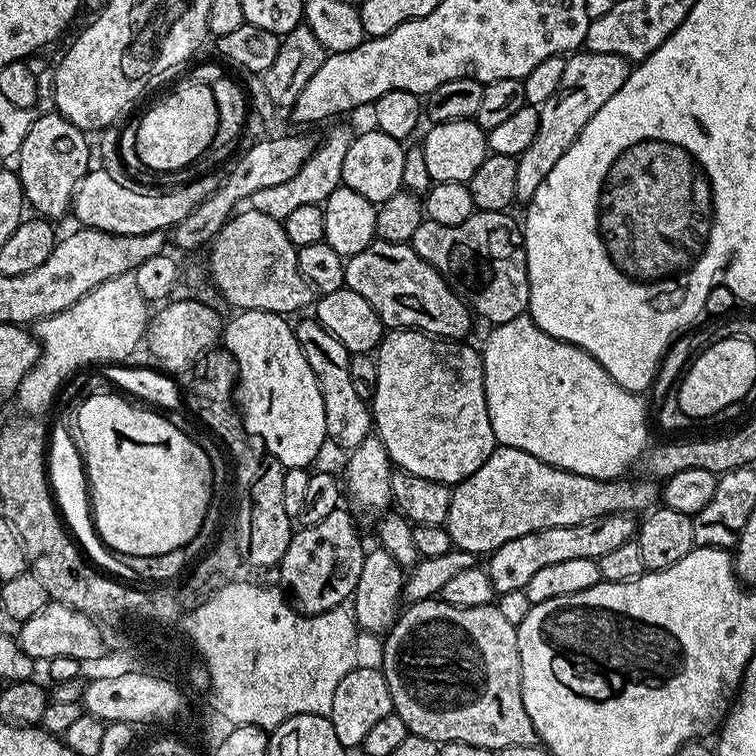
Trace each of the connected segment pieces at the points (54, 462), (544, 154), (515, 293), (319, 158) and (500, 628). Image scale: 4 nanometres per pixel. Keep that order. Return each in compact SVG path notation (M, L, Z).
M60 424L56 425L53 430L51 428L48 441L49 484L65 527L68 528L81 551L88 556L93 565L117 579L126 582L133 581L136 578L134 571L120 563L117 555L105 547L96 532L96 525L92 520L91 497L88 494L88 479L85 474L84 460L81 458L80 449L76 445L71 429Z
M580 50L565 59L562 82L558 82L558 90L554 90L554 94L550 94L550 98L546 98L546 102L539 105L538 134L534 136L534 142L530 142L530 146L526 146L526 150L516 161L518 166L517 201L527 202L534 198L538 186L542 186L542 182L546 182L550 170L554 170L554 165L558 163L558 158L562 158L562 154L566 154L566 150L570 150L573 142L580 137L580 131L584 129L586 122L590 122L590 118L594 118L594 114L598 114L598 110L602 110L602 106L606 102L610 102L610 98L614 98L614 94L618 94L618 90L622 90L629 71L629 61L618 54L598 54Z
M477 210L470 218L466 218L466 222L458 222L458 226L442 226L442 222L426 218L420 223L418 230L414 230L414 238L410 243L421 258L442 274L446 283L460 295L461 300L479 319L481 316L482 319L489 320L489 325L505 324L528 312L530 286L524 234L517 217L515 220L512 214Z
M332 128L324 136L324 141L317 143L312 149L310 158L290 182L282 182L282 186L270 186L270 190L258 190L250 198L250 207L258 210L258 214L270 214L270 218L284 221L298 206L311 204L323 205L328 196L341 187L342 162L346 158L346 150L350 150L354 132L348 128Z
M433 598L409 603L396 618L396 625L383 637L382 671L390 686L392 710L406 722L409 733L432 740L438 746L469 744L499 750L506 746L537 743L534 722L522 702L522 666L518 654L517 625L502 615L495 603L486 606L450 606Z

